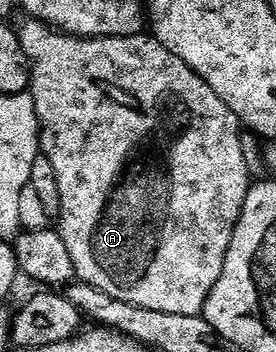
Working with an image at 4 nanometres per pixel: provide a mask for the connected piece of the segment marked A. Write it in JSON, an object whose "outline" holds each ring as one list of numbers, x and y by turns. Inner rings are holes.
{"outline":[[24,19,18,25,18,32,22,51,26,51,32,72,30,92,34,99,36,118,40,120,42,156,50,159,58,179,58,195,62,195,58,232,66,243,66,251,70,251,77,278,90,287,98,287,98,291,106,291,106,295,122,303,134,303,134,307,166,311,169,315,201,316,214,283,218,283,222,275,224,260,250,188,240,120,222,99,218,99,218,95,214,95,214,91,210,91,207,83,193,69,186,67,178,55,162,47,162,43,158,43,154,36,72,37,69,33,62,33,59,29,52,29,31,19]]}

